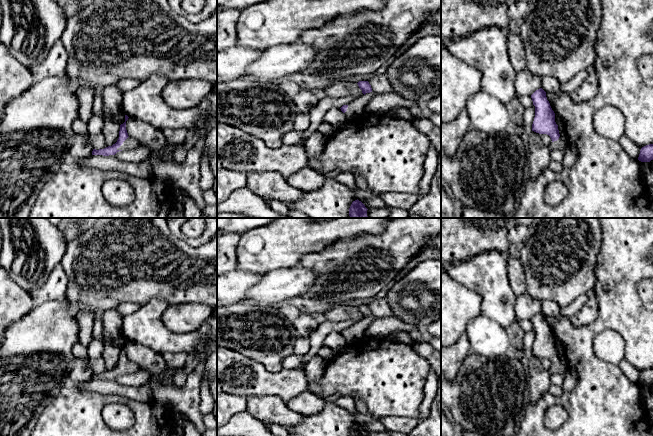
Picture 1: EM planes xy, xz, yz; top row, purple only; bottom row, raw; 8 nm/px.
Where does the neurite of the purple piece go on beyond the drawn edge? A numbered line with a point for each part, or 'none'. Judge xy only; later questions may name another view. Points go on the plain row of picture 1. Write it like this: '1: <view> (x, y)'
1: xy (130, 367)

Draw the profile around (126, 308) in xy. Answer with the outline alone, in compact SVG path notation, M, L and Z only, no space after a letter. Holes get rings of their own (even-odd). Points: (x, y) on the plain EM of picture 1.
M132 302L120 303L115 309L122 315L130 315L140 309L141 305Z

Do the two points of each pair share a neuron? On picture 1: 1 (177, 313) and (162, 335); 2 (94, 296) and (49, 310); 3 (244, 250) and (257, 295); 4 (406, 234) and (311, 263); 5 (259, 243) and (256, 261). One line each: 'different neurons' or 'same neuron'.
1: different neurons
2: same neuron
3: different neurons
4: same neuron
5: same neuron

